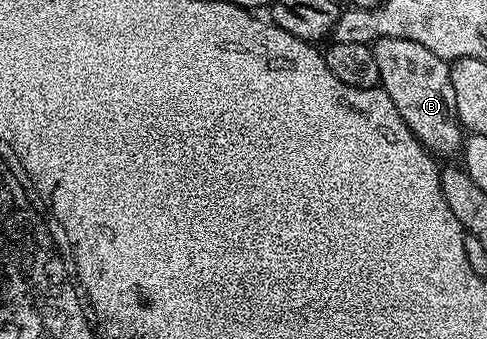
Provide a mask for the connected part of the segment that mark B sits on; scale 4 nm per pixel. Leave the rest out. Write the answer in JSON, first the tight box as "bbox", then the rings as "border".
{"bbox":[371,39,466,160],"border":[[[379,39],[371,44],[374,61],[378,61],[380,86],[394,101],[394,106],[414,133],[414,137],[424,146],[424,150],[441,160],[451,155],[459,156],[466,138],[465,128],[460,125],[454,101],[454,85],[450,81],[449,60],[430,53],[418,41],[405,39]]]}

